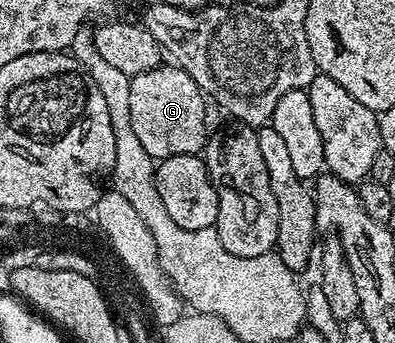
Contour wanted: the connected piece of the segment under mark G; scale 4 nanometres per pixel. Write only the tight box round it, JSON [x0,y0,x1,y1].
[128,66,208,161]

